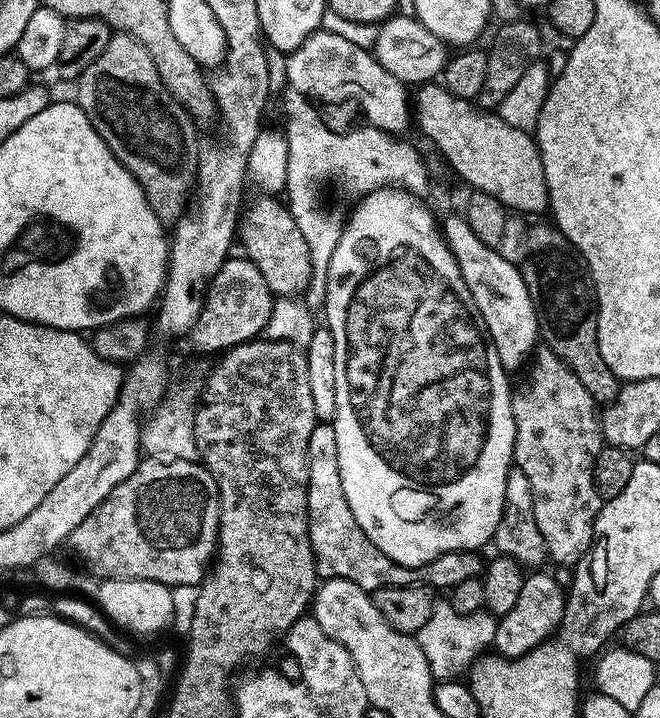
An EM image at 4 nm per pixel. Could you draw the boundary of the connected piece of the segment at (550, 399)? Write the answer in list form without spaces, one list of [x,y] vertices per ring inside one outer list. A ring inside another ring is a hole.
[[[547,346],[537,347],[534,355],[531,357],[530,363],[527,365],[526,371],[523,373],[524,381],[520,385],[512,388],[512,413],[514,414],[514,426],[516,427],[516,451],[514,453],[514,464],[522,470],[522,474],[526,474],[526,478],[530,481],[532,493],[534,494],[534,518],[538,522],[538,530],[542,530],[542,538],[544,539],[544,550],[549,561],[560,564],[556,566],[575,566],[582,559],[588,549],[592,547],[592,535],[594,534],[594,522],[596,515],[600,512],[601,499],[598,490],[594,486],[594,462],[598,458],[600,449],[605,447],[606,441],[600,430],[600,416],[598,415],[598,405],[593,400],[592,395],[586,390],[586,386],[582,386],[582,382],[578,382],[578,378],[566,366],[566,362],[562,362],[562,358],[558,358],[558,354],[554,354]]]

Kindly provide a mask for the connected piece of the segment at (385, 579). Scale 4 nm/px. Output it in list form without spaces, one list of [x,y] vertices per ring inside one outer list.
[[[318,422],[308,443],[308,533],[314,550],[317,577],[324,580],[349,580],[371,594],[378,588],[414,584],[429,589],[451,590],[458,582],[475,580],[486,567],[479,551],[451,552],[420,568],[407,568],[382,554],[350,514],[350,502],[342,491],[342,474],[338,470],[338,438],[331,422]]]

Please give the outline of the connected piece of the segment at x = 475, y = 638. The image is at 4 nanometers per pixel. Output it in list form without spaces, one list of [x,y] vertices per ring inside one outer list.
[[[447,599],[435,601],[432,605],[430,621],[414,634],[414,639],[419,642],[420,649],[426,655],[433,679],[439,682],[459,679],[465,675],[471,669],[473,662],[495,643],[496,622],[497,617],[485,609],[470,615],[459,615]]]

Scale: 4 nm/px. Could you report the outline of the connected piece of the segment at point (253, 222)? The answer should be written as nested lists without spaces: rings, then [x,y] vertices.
[[[260,194],[257,197],[257,200],[249,199],[243,209],[238,225],[239,247],[241,244],[244,247],[243,255],[252,260],[258,270],[262,270],[262,278],[266,278],[266,286],[273,297],[299,297],[311,278],[306,241],[283,199],[272,194]]]

